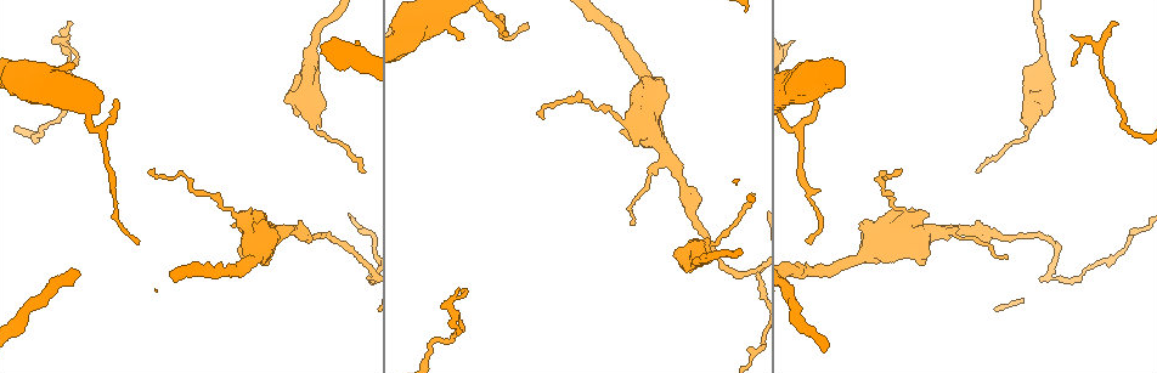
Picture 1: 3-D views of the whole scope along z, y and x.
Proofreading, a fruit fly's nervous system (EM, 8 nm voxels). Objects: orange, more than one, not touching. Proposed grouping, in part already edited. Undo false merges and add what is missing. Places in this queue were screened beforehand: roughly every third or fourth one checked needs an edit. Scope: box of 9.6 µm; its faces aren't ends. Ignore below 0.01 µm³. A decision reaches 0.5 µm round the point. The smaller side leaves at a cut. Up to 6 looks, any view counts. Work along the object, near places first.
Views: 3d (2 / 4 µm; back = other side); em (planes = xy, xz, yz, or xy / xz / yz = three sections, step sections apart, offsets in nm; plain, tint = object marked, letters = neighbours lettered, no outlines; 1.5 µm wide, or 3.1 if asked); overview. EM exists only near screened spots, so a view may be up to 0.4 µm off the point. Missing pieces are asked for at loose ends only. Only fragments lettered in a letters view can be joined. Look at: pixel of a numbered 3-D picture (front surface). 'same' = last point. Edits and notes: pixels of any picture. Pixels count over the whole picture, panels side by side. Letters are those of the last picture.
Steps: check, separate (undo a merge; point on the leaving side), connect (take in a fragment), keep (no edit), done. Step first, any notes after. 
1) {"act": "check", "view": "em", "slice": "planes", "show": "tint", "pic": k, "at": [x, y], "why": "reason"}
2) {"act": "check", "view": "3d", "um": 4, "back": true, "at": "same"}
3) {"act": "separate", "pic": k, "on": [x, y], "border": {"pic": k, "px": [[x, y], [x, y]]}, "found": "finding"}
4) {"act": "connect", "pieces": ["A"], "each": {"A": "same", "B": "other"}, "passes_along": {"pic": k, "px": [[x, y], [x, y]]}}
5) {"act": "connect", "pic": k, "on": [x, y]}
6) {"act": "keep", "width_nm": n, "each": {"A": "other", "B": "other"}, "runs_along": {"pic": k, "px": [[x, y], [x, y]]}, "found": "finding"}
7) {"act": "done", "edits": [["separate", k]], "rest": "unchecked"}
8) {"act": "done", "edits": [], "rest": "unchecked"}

{"act": "check", "view": "3d", "um": 4, "pic": 1, "at": [116, 101]}

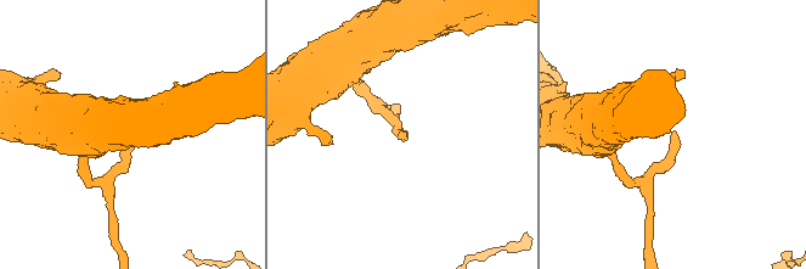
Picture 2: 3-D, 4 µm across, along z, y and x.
{"act": "check", "view": "em", "slice": "xz", "step": 4, "show": "letters", "pic": 2, "at": [401, 135]}

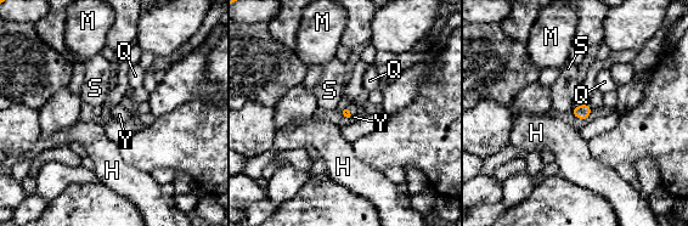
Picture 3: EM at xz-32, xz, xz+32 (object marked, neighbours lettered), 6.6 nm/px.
{"act": "check", "view": "em", "slice": "planes", "show": "letters", "at": "same", "why": "another direction"}

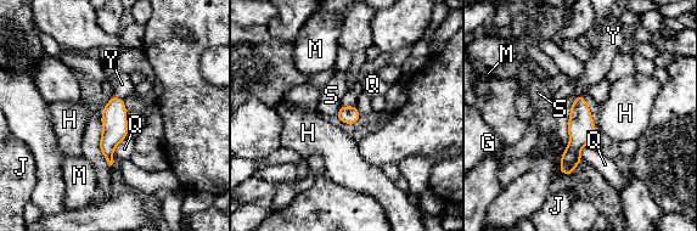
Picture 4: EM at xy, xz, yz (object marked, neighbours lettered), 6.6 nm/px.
{"act": "connect", "pieces": ["Y"], "width_nm": 110, "each": {"G": "other", "H": "other", "J": "other", "M": "other", "Q": "other", "S": "other", "Y": "same"}, "passes_along": {"pic": 4, "px": [[114, 128], [118, 97], [122, 84]]}, "found": "it goes on there"}

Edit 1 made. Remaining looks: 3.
{"act": "check", "view": "3d", "um": 4, "pic": 1, "at": [74, 62], "why": "branch stops here"}

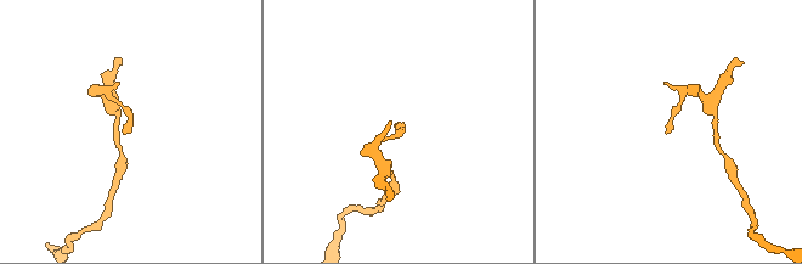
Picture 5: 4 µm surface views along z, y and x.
{"act": "check", "view": "em", "slice": "planes", "show": "tint", "pic": 5, "at": [671, 130], "why": "now the EM"}

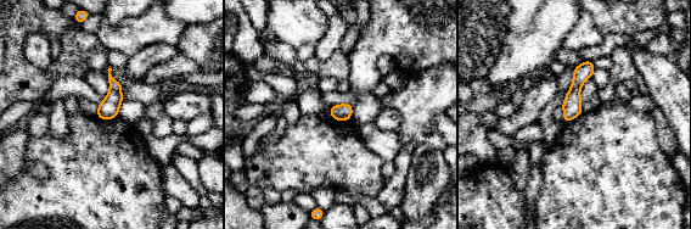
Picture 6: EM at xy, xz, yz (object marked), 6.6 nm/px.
{"act": "check", "view": "em", "slice": "planes", "show": "letters", "at": "same", "why": "what lies round it"}

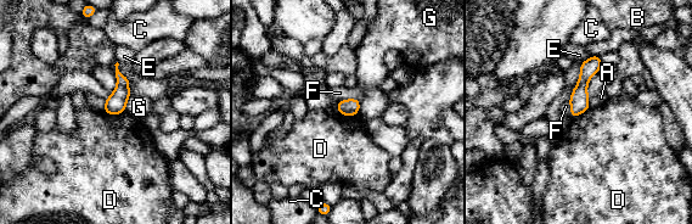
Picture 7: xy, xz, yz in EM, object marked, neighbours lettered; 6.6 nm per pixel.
{"act": "keep", "each": {"A": "other", "B": "other", "C": "other", "D": "other", "E": "other", "F": "other", "G": "other"}, "border": {"pic": 7, "px": [[125, 111], [118, 113], [103, 112]]}, "found": "no lettered fragment goes on from it"}

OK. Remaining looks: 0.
{"act": "done", "edits": [["connect", 4]], "rest": "unchecked"}

